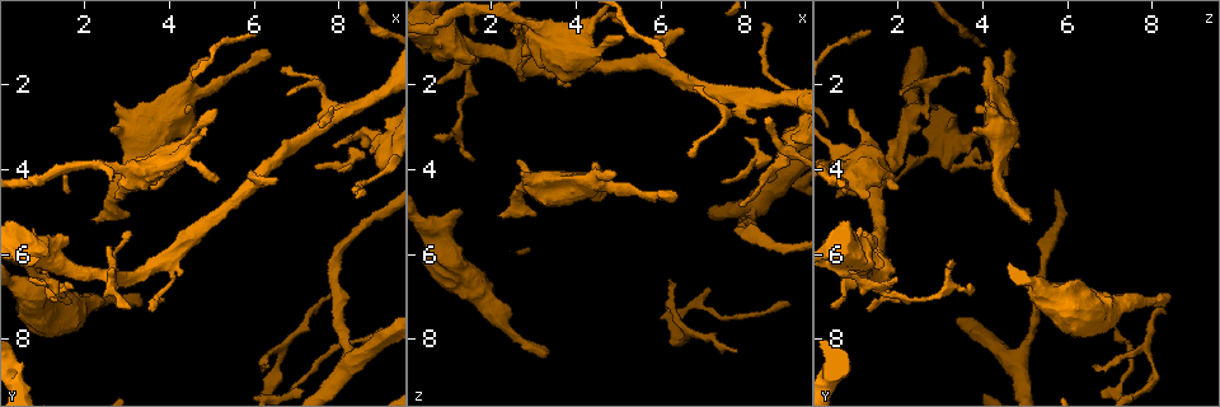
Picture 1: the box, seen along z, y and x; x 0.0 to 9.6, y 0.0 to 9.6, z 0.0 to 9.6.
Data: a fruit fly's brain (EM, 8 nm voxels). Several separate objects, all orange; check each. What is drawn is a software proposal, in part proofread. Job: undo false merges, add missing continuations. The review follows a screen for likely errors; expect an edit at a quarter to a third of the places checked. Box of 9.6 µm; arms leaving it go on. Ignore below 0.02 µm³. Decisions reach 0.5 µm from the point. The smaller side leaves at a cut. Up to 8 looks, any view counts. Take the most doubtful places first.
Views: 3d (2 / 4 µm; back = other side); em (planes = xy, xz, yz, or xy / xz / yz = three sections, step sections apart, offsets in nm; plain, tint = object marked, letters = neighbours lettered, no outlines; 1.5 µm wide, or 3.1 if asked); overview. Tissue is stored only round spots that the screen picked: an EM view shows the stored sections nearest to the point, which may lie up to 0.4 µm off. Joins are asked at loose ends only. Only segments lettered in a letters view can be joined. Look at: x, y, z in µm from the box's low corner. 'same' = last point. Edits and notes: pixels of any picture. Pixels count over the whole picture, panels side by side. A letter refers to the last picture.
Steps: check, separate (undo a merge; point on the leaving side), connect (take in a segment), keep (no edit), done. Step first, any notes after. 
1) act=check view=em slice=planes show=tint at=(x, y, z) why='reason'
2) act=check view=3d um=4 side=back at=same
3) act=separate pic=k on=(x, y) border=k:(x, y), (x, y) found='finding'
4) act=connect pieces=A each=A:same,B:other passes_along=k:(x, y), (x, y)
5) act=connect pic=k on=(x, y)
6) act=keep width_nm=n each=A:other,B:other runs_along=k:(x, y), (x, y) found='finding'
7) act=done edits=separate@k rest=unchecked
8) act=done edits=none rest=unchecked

act=check view=em slice=yz step=4 show=letters at=(7.75, 6.95, 8.25) why='tapers out'

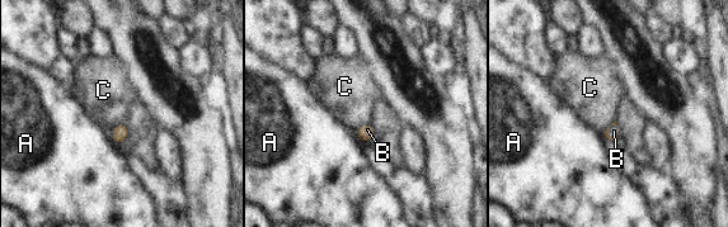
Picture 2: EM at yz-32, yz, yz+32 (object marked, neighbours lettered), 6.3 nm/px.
act=connect pieces=B each=A:other,B:same,C:other found='it goes on there'

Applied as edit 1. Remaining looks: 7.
act=check view=3d um=4 at=(3.35, 7.20, 8.30) why='long arm stops here'

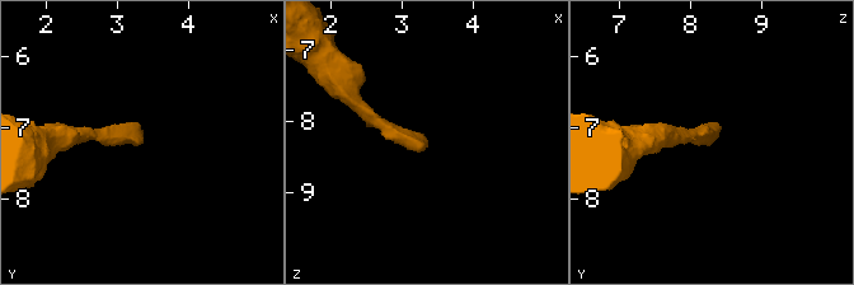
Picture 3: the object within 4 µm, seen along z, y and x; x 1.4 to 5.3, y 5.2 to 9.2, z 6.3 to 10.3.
act=check view=em slice=planes show=tint at=(3.30, 7.15, 8.30) why='need the tissue'

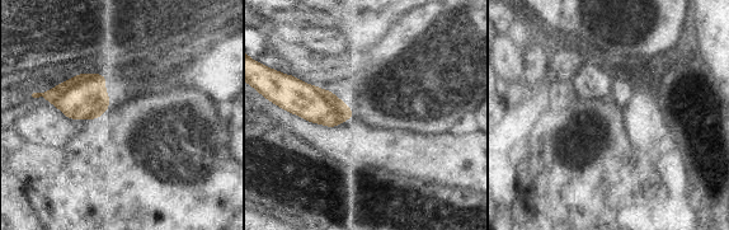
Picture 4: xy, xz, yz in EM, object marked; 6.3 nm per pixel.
act=check view=em slice=planes show=letters at=same

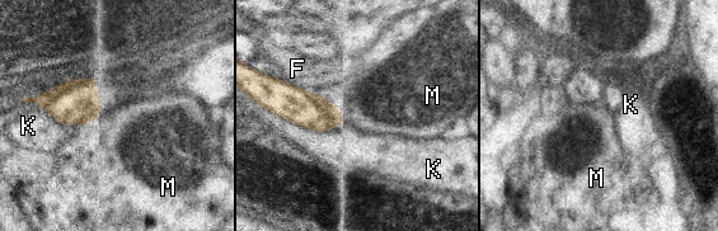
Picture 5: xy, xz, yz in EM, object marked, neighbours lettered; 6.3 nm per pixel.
act=keep each=F:other,K:other,M:other border=5:(249, 95), (304, 127), (346, 119) found='none of them fits'

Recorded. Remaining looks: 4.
act=check view=em slice=xz step=4 show=letters at=(2.15, 5.10, 5.15)

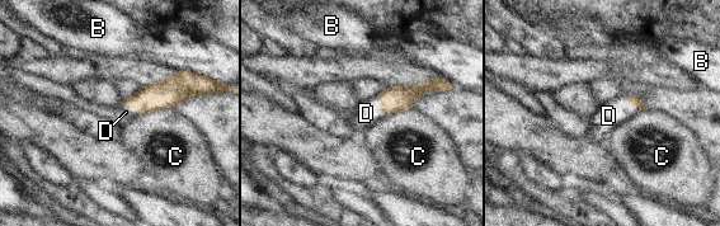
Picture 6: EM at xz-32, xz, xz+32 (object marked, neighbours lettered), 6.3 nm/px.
act=check view=em slice=planes show=letters at=same

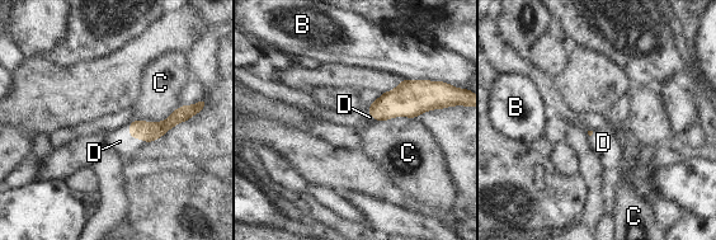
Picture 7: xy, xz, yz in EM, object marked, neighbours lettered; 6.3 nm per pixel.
act=connect pieces=D longest_contact=C:300nm each=B:other,C:other,D:same passes_along=7:(149, 131), (132, 137), (119, 141) found='the cell continues'

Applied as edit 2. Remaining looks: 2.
act=done edits=connect@2,connect@7 rest=unchecked

